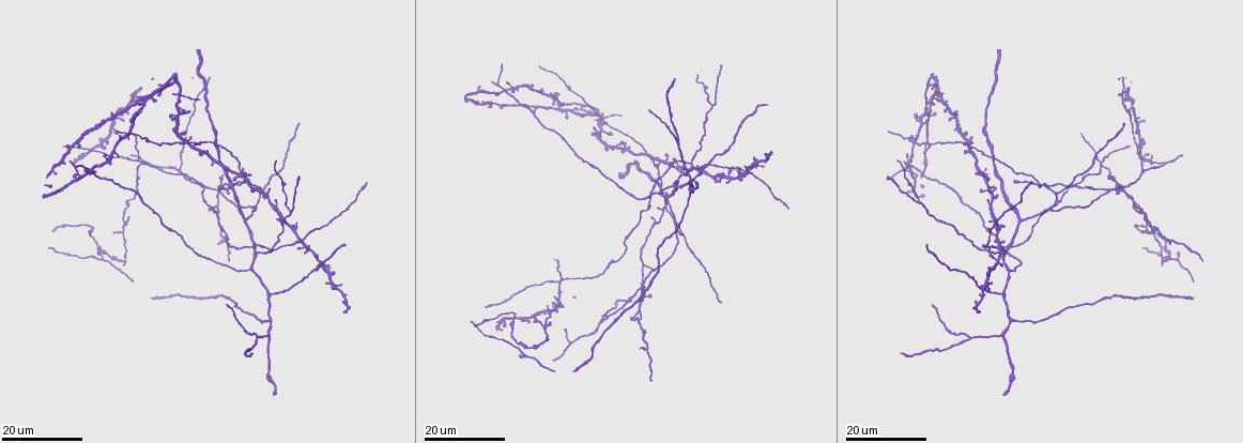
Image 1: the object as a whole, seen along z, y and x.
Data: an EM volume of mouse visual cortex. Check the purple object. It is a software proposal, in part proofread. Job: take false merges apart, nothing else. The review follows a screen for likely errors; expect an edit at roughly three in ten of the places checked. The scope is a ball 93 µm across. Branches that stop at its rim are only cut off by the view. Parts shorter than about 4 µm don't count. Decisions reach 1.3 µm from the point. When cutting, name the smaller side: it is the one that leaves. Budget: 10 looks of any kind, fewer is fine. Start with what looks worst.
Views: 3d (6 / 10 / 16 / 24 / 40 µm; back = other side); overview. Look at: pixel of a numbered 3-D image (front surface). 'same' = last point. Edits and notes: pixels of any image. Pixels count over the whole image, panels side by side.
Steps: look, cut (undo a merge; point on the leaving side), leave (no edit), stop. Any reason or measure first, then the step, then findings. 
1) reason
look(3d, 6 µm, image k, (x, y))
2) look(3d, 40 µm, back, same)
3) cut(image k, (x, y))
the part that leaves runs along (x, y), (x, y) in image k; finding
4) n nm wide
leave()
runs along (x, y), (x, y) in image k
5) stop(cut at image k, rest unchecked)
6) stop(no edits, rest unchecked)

four-way junction
look(3d, 24 µm, image 1, (562, 280))

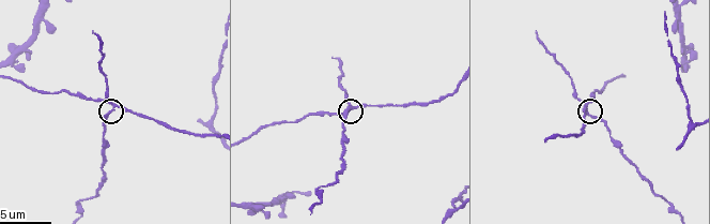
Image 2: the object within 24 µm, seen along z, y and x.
zoom in
look(3d, 10 µm, image 2, (113, 105))

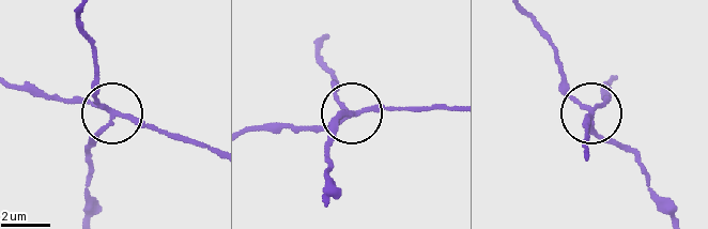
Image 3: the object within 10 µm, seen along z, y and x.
190 nm wide
cut(image 3, (95, 93))
two neurons meet here

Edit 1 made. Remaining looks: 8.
look(overview)

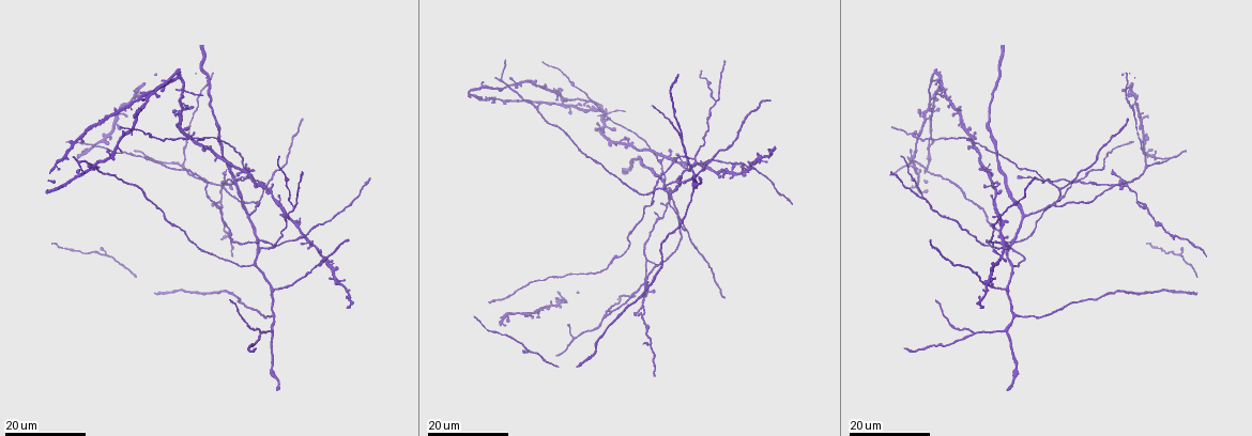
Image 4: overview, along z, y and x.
three arms meet
look(3d, 16 µm, image 4, (989, 244))

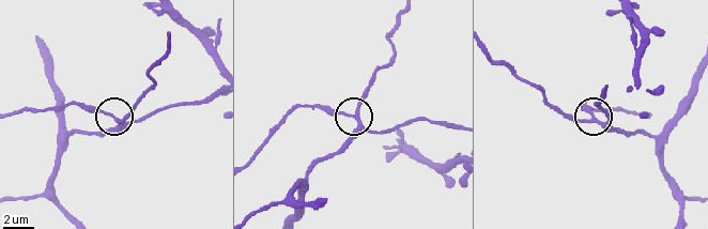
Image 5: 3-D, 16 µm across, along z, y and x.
look(3d, 6 µm, image 5, (352, 117))

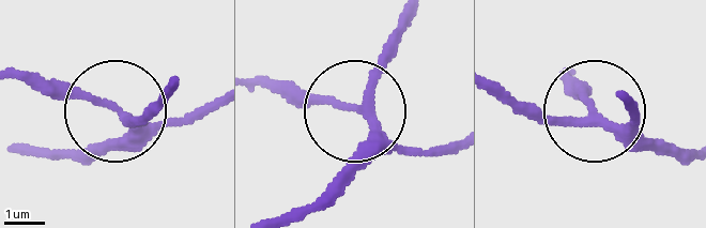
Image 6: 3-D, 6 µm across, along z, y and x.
leave()
runs along (305, 212), (359, 140), (370, 69), (404, 20) in image 6; one neuron here

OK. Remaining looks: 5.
arms part here
look(3d, 16 µm, image 4, (931, 207))

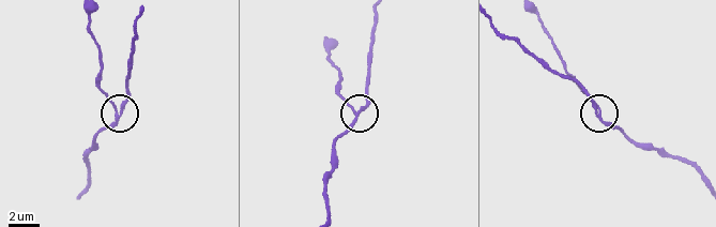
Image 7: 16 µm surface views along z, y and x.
look(3d, 10 µm, image 7, (596, 108))

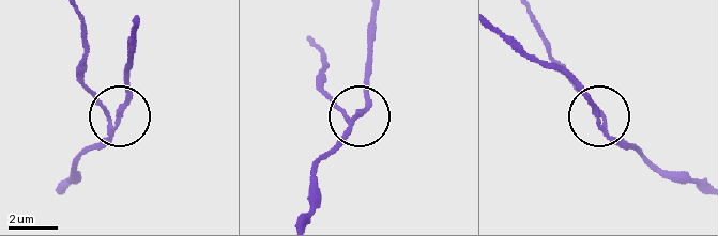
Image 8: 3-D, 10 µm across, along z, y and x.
170 nm wide
cut(image 8, (95, 100))
a second neuron is stuck on

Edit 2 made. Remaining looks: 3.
look(overview)

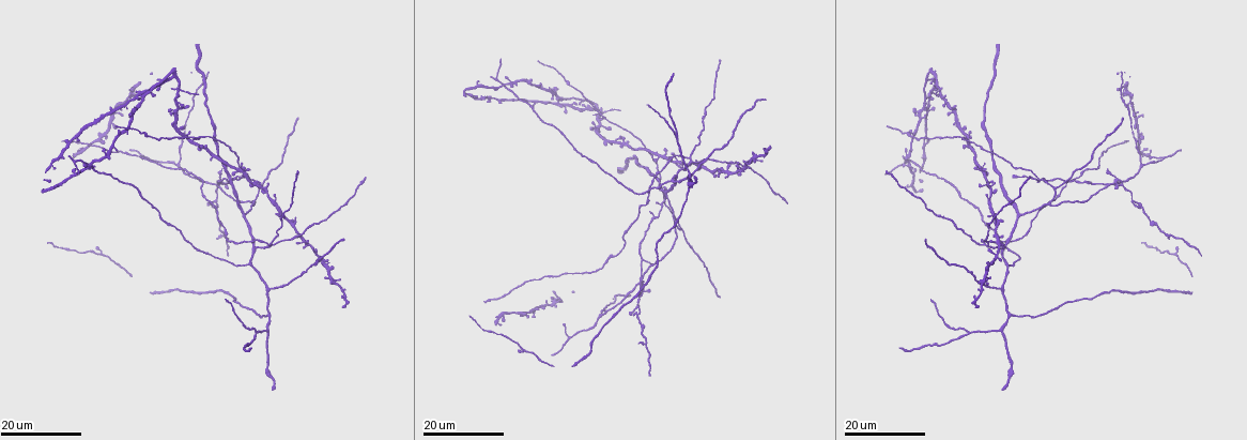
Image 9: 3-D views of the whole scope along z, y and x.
two arms in line, one across
look(3d, 24 µm, image 9, (637, 284))

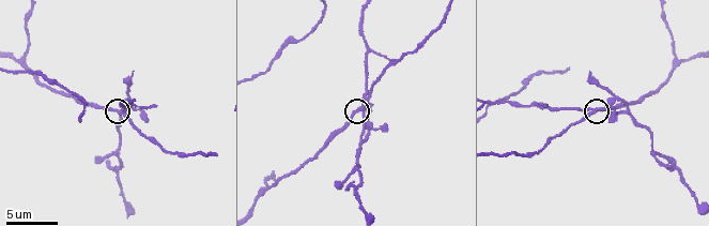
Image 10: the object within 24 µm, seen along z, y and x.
look(3d, 6 µm, image 10, (118, 112))

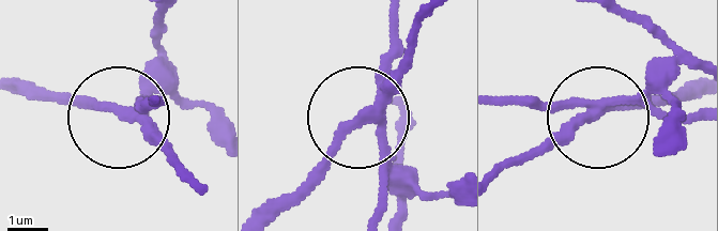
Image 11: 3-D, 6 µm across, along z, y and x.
cut(image 11, (146, 82))
the part that leaves runs along (598, 106), (698, 116) in image 11; a second neuron is stuck on

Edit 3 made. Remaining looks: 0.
stop(cut at image 3, cut at image 8, cut at image 11, rest unchecked)

